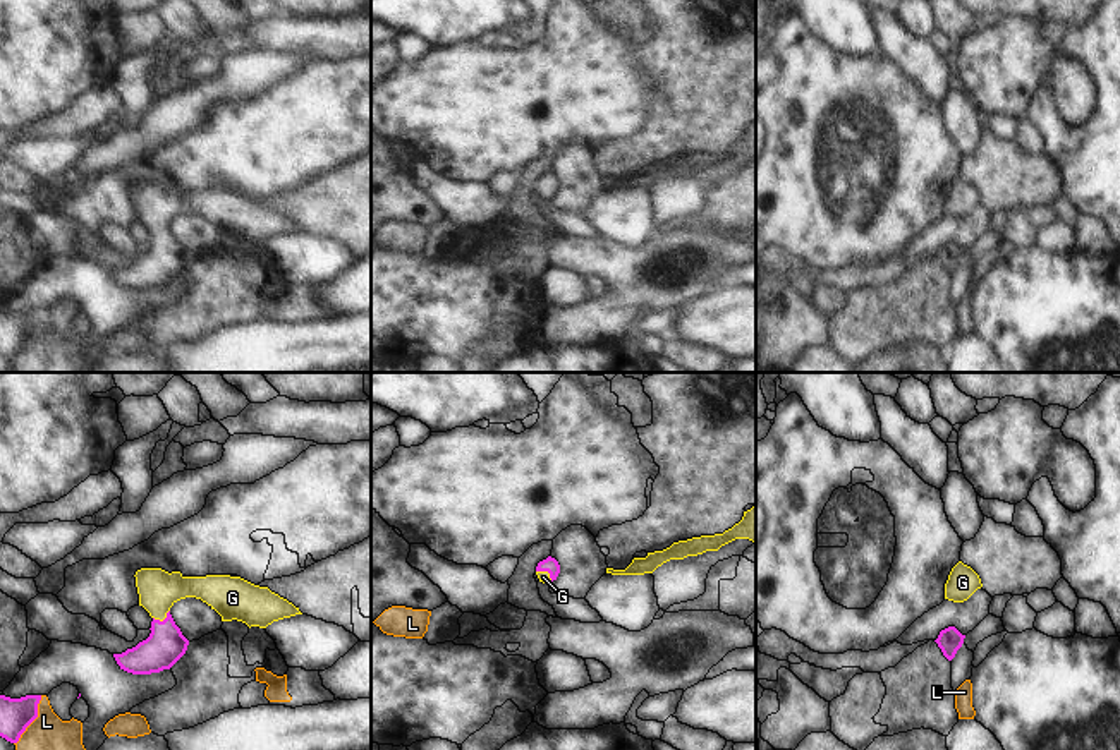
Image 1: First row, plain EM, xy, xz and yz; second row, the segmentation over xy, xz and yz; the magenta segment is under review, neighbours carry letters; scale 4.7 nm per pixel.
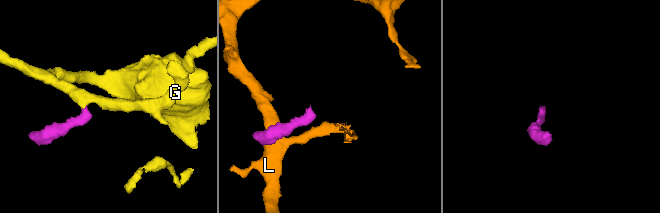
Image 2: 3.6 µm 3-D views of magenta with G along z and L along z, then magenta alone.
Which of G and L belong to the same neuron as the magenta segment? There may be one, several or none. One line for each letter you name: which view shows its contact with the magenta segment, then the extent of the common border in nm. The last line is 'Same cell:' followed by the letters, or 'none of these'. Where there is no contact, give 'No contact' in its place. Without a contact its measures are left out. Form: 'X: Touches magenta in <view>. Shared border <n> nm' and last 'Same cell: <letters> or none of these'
G: Touches magenta in xy. Shared border 90 nm
Same cell: G.

